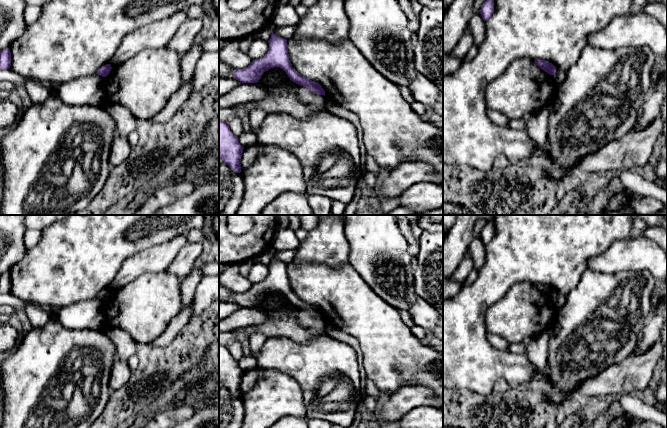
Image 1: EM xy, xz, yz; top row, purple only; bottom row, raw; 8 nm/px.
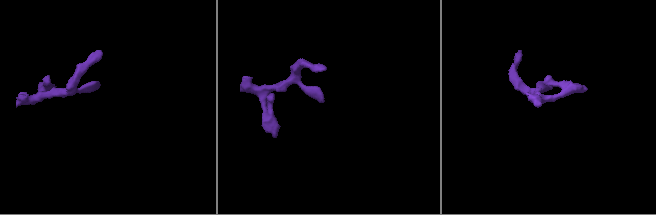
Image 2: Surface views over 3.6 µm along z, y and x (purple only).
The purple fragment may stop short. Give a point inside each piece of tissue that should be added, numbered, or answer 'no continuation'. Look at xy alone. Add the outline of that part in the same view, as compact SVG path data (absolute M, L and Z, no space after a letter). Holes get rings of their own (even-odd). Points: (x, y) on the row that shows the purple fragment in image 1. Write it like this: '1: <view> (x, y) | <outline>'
no continuation

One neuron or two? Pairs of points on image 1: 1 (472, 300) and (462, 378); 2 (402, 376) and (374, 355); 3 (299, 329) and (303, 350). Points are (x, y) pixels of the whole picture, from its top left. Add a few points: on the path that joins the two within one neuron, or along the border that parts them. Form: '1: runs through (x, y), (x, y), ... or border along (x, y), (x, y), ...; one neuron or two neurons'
1: runs through (462, 319), (462, 359); one neuron
2: runs through (395, 369), (381, 355); one neuron
3: border along (323, 334), (306, 342), (278, 337); two neurons

